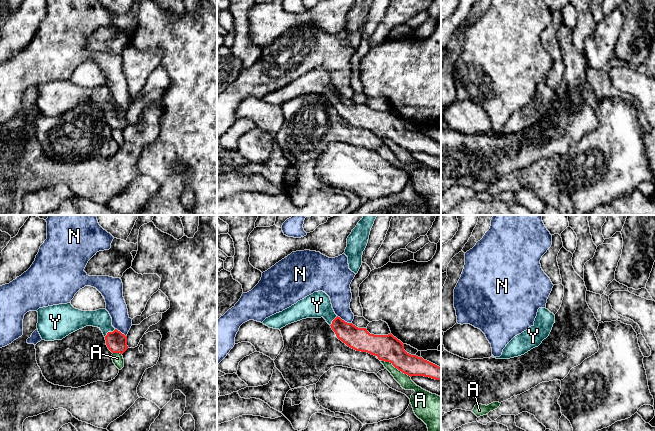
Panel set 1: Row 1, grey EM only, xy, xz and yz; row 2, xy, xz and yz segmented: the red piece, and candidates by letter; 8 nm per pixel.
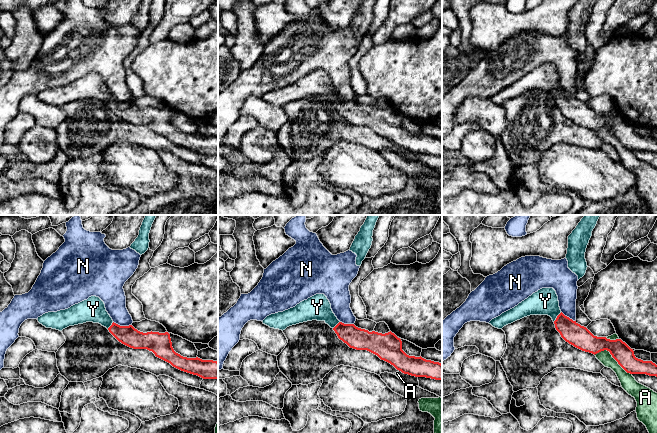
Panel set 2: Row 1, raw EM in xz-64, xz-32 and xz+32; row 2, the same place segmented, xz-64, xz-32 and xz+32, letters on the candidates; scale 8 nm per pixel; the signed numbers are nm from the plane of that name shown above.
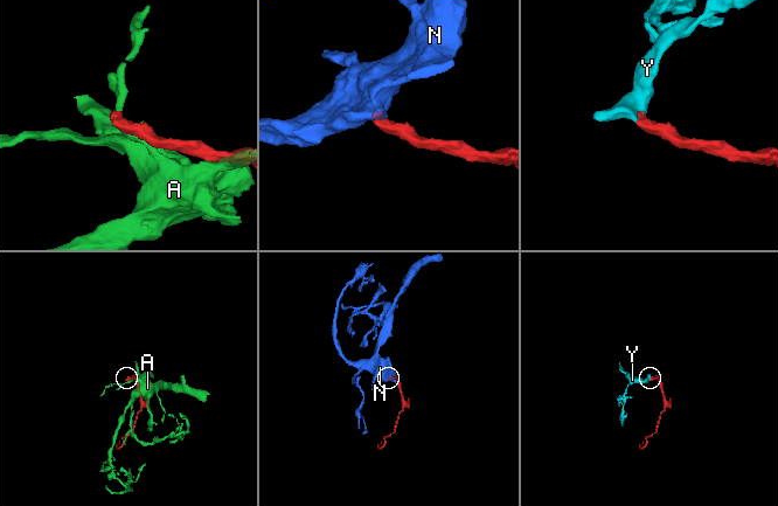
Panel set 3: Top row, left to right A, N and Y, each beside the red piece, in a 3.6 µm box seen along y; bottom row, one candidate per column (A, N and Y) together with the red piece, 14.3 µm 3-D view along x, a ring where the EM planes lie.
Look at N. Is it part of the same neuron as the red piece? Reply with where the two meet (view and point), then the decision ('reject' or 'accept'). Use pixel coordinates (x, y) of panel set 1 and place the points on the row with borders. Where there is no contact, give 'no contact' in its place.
xz (343, 320) | reject

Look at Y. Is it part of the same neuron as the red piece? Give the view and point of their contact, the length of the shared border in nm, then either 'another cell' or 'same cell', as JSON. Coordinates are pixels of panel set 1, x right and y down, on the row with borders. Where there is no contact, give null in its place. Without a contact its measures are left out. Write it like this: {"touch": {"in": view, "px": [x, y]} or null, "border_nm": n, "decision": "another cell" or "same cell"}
{"touch": {"in": "xy", "px": [109, 332]}, "border_nm": 110, "decision": "same cell"}

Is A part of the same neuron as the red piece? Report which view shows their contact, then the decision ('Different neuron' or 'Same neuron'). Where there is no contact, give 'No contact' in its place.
Touches red in xz. Different neuron

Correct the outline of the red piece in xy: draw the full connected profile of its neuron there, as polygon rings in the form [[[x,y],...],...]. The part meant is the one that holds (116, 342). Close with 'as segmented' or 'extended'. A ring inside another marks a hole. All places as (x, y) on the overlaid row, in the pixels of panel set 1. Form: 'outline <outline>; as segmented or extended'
outline [[[71,303],[39,308],[37,329],[45,341],[62,340],[86,326],[98,327],[112,353],[123,354],[127,349],[127,336],[112,326],[112,318],[106,309],[82,311]]]; extended

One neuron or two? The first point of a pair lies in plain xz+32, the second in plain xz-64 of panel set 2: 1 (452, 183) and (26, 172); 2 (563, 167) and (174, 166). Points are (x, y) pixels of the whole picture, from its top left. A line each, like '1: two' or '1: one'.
1: two
2: two

